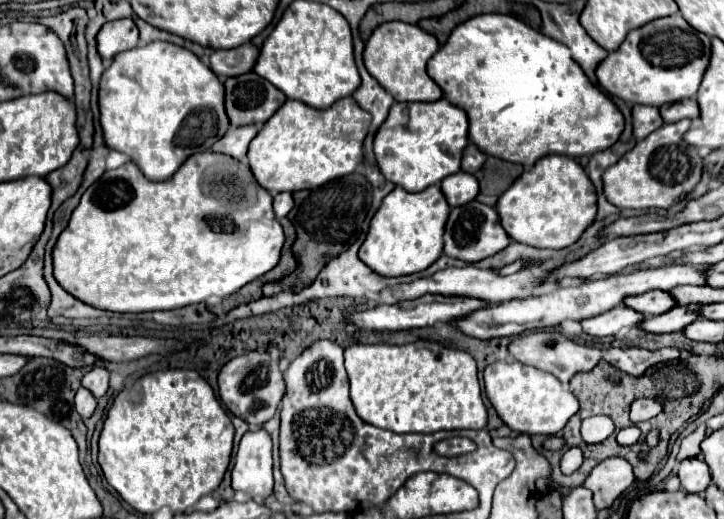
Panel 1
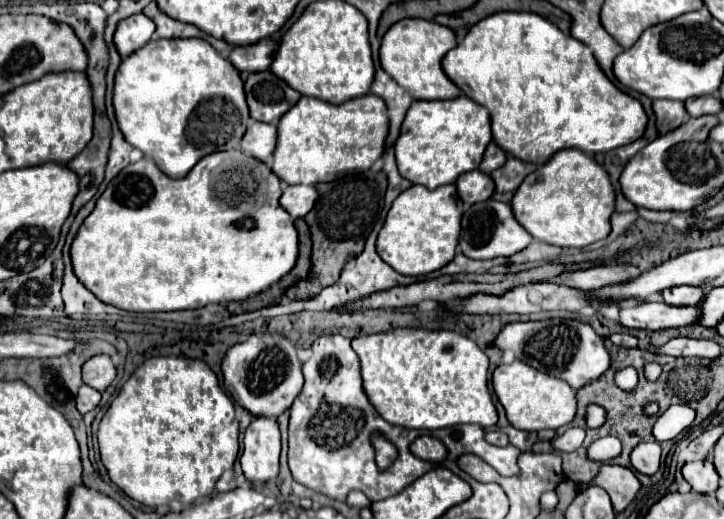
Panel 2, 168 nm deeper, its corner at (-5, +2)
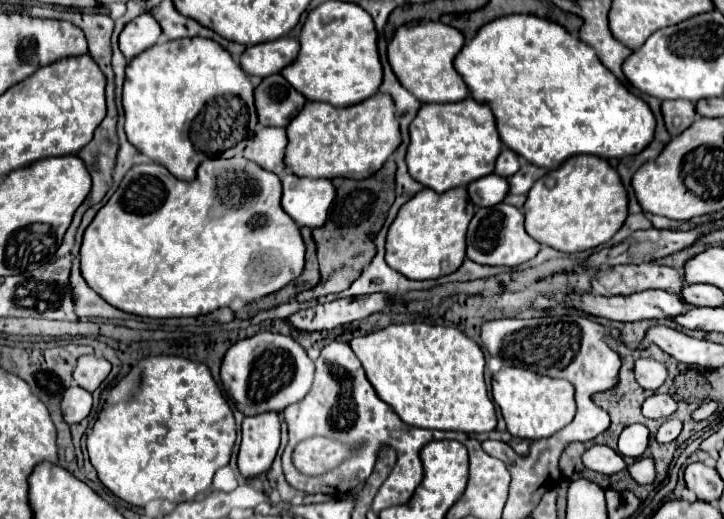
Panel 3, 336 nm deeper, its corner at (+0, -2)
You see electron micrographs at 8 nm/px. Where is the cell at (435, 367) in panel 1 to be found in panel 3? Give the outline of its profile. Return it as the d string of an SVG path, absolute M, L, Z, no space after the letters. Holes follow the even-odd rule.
M423 322L391 324L367 336L353 338L353 352L361 360L377 396L383 402L387 402L405 424L417 428L431 428L431 430L457 430L467 434L491 432L497 426L495 406L487 394L487 386L483 378L483 370L485 370L483 350L457 328L431 326Z

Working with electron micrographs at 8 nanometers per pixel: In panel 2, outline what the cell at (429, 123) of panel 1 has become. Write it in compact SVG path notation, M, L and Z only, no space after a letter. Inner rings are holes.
M464 94L452 100L416 100L406 112L394 144L400 176L430 190L452 184L464 172L478 168L486 144L492 140L488 112Z

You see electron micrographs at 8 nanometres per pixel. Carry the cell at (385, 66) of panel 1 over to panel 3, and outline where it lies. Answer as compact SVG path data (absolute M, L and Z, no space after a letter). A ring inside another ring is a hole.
M411 22L397 28L387 46L387 58L403 86L413 92L421 103L459 102L469 96L467 84L453 68L453 60L461 52L463 44L465 36L453 26L443 22Z

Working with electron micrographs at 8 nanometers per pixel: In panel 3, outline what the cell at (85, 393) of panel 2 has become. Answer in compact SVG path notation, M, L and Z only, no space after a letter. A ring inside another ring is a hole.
M77 384L71 386L61 398L61 412L63 412L63 420L69 426L79 424L91 412L91 392L87 392Z

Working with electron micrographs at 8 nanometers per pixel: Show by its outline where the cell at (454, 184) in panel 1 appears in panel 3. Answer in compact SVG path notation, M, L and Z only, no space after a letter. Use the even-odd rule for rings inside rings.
M489 174L489 176L483 176L481 180L475 180L473 184L469 184L467 190L469 190L473 204L495 206L495 204L503 202L505 196L509 194L509 184L503 176Z

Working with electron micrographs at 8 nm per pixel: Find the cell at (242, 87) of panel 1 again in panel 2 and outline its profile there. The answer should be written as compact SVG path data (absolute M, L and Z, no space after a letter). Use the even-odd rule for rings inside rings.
M270 70L250 74L244 82L244 92L250 116L268 124L276 124L300 98L300 92L292 90Z

